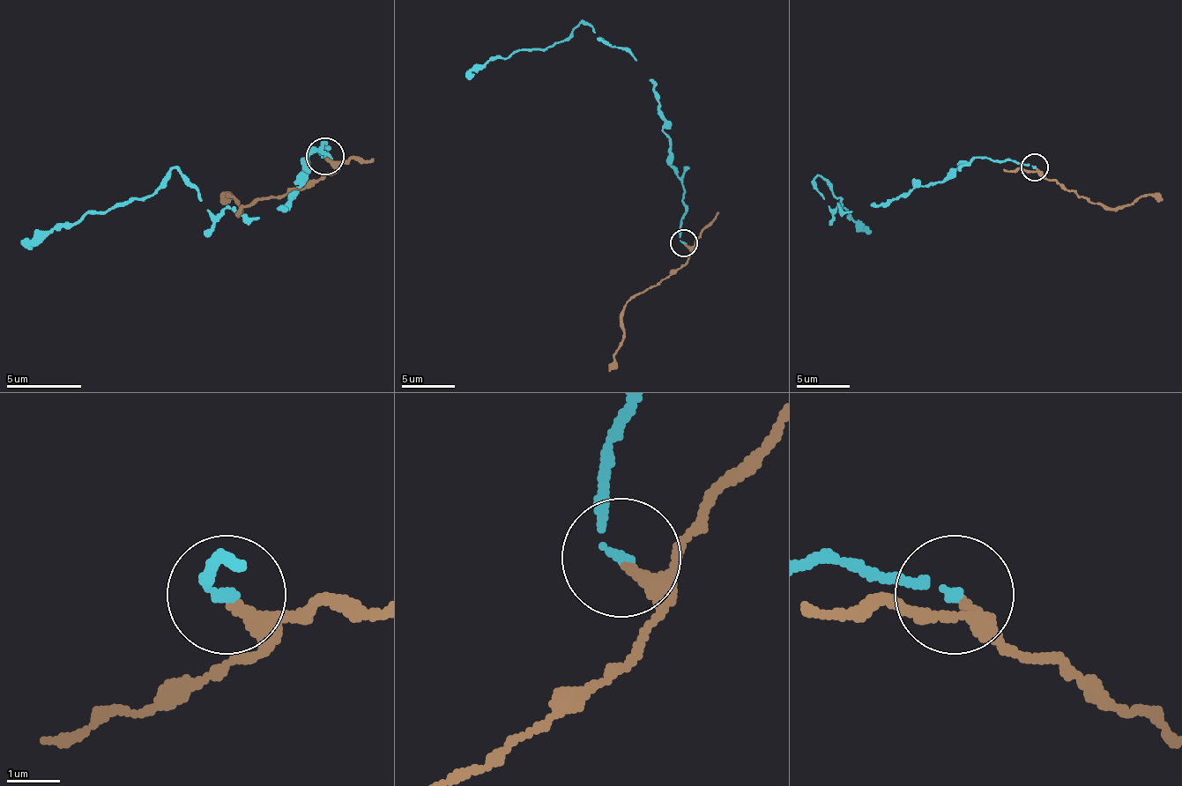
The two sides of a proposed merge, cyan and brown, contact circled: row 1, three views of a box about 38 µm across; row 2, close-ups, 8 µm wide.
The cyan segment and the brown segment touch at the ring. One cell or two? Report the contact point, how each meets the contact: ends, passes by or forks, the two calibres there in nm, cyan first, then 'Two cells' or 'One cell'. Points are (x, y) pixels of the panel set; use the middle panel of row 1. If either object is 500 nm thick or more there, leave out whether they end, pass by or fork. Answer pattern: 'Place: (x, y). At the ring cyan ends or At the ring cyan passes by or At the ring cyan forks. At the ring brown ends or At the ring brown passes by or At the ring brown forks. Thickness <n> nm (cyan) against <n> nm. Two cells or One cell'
Place: (684, 242). At the ring cyan ends. At the ring brown passes by. Thickness 160 nm (cyan) against 200 nm. One cell

